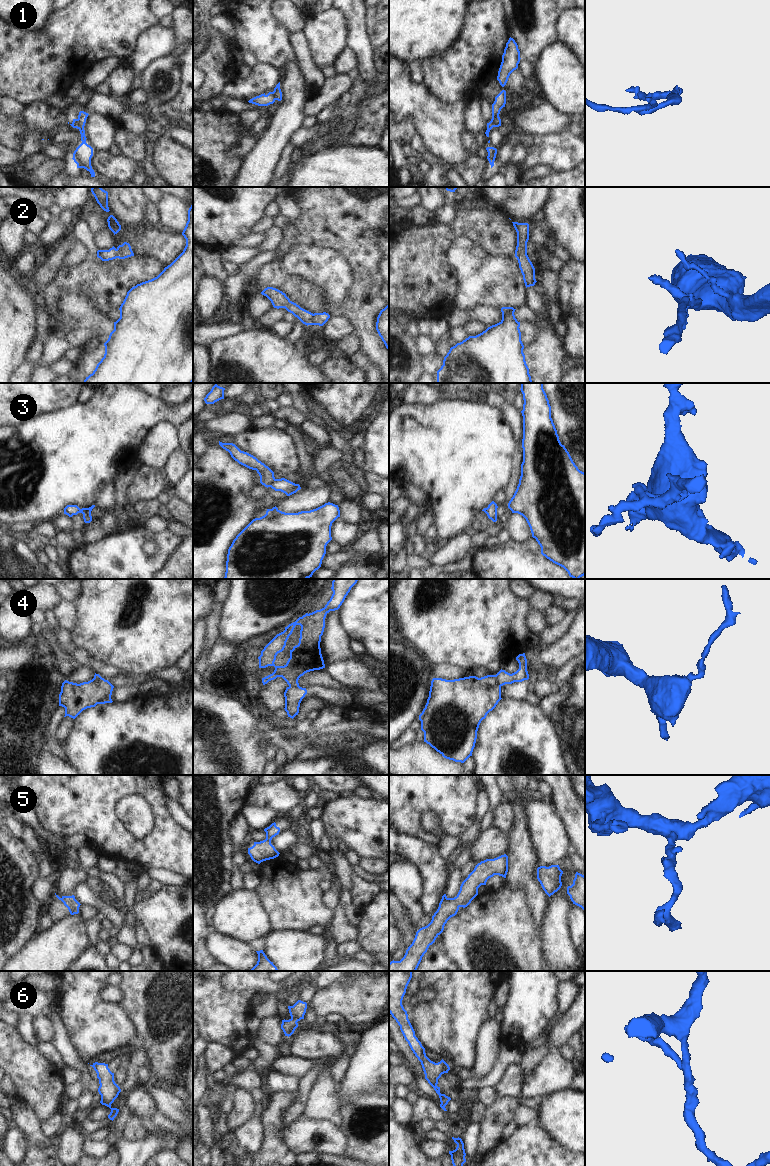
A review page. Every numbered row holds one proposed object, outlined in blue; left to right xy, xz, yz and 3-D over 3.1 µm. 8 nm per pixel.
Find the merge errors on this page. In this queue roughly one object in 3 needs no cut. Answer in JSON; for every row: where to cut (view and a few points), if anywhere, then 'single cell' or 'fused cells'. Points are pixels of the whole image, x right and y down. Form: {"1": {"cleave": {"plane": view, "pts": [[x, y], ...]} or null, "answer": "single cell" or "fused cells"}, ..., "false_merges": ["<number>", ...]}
{"1": {"cleave": {"plane": "xz", "pts": [[272, 92], [275, 99]]}, "answer": "fused cells"}, "2": {"cleave": {"plane": "xz", "pts": [[313, 314], [309, 324]]}, "answer": "fused cells"}, "3": {"cleave": {"plane": "xz", "pts": [[275, 479], [269, 486]]}, "answer": "fused cells"}, "4": {"cleave": {"plane": "yz", "pts": [[494, 675], [500, 686]]}, "answer": "fused cells"}, "5": {"cleave": null, "answer": "single cell"}, "6": {"cleave": null, "answer": "single cell"}, "false_merges": ["1", "2", "3", "4"]}

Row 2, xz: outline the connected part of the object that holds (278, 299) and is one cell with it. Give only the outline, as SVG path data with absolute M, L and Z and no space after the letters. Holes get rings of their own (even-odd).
M267 287L261 292L261 294L271 301L274 308L285 308L288 312L297 317L303 324L307 326L310 325L313 313L292 302L282 291L273 287Z

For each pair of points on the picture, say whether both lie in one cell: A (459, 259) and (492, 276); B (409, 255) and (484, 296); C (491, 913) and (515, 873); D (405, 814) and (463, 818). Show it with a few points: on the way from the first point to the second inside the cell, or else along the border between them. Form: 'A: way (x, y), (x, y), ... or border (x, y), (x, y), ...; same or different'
A: way (467, 262), (484, 276); same
B: border (448, 259), (448, 264), (457, 275), (454, 304); different
C: border (505, 884), (511, 889), (521, 889), (526, 900); different
D: way (419, 805), (449, 805); same

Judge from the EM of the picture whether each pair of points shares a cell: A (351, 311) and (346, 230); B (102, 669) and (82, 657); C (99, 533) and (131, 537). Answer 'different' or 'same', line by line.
A: same
B: same
C: different

